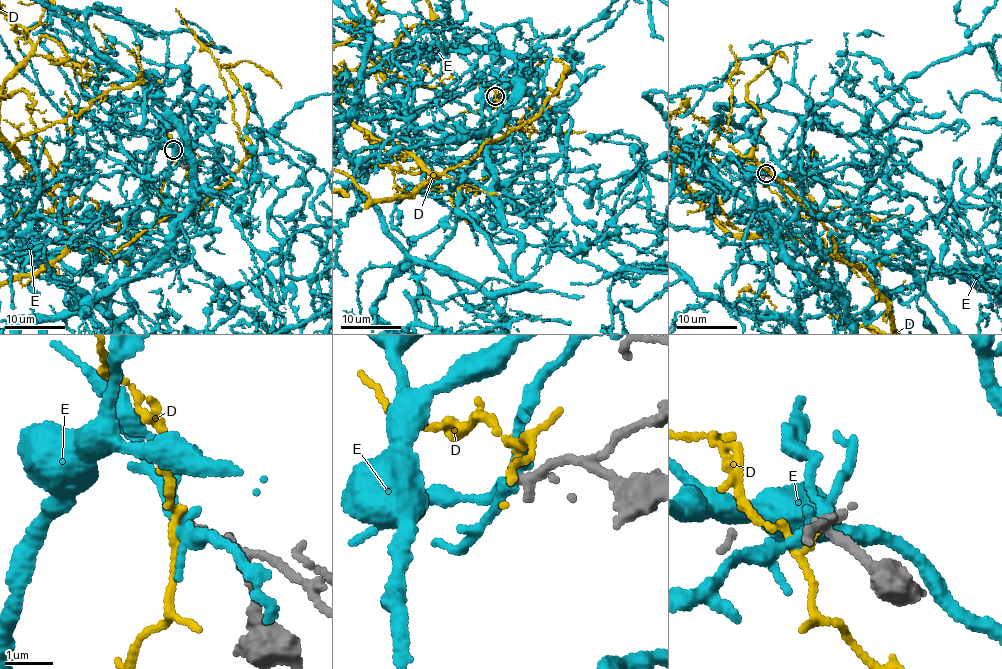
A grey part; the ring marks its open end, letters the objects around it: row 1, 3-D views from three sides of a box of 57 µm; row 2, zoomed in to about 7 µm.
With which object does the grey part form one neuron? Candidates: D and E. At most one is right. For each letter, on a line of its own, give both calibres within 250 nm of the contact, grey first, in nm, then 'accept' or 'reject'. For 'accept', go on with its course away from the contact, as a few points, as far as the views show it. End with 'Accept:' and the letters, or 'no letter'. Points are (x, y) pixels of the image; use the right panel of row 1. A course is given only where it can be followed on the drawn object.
D: 150/90 nm | reject
E: 150/200 nm | reject
Accept: no letter

